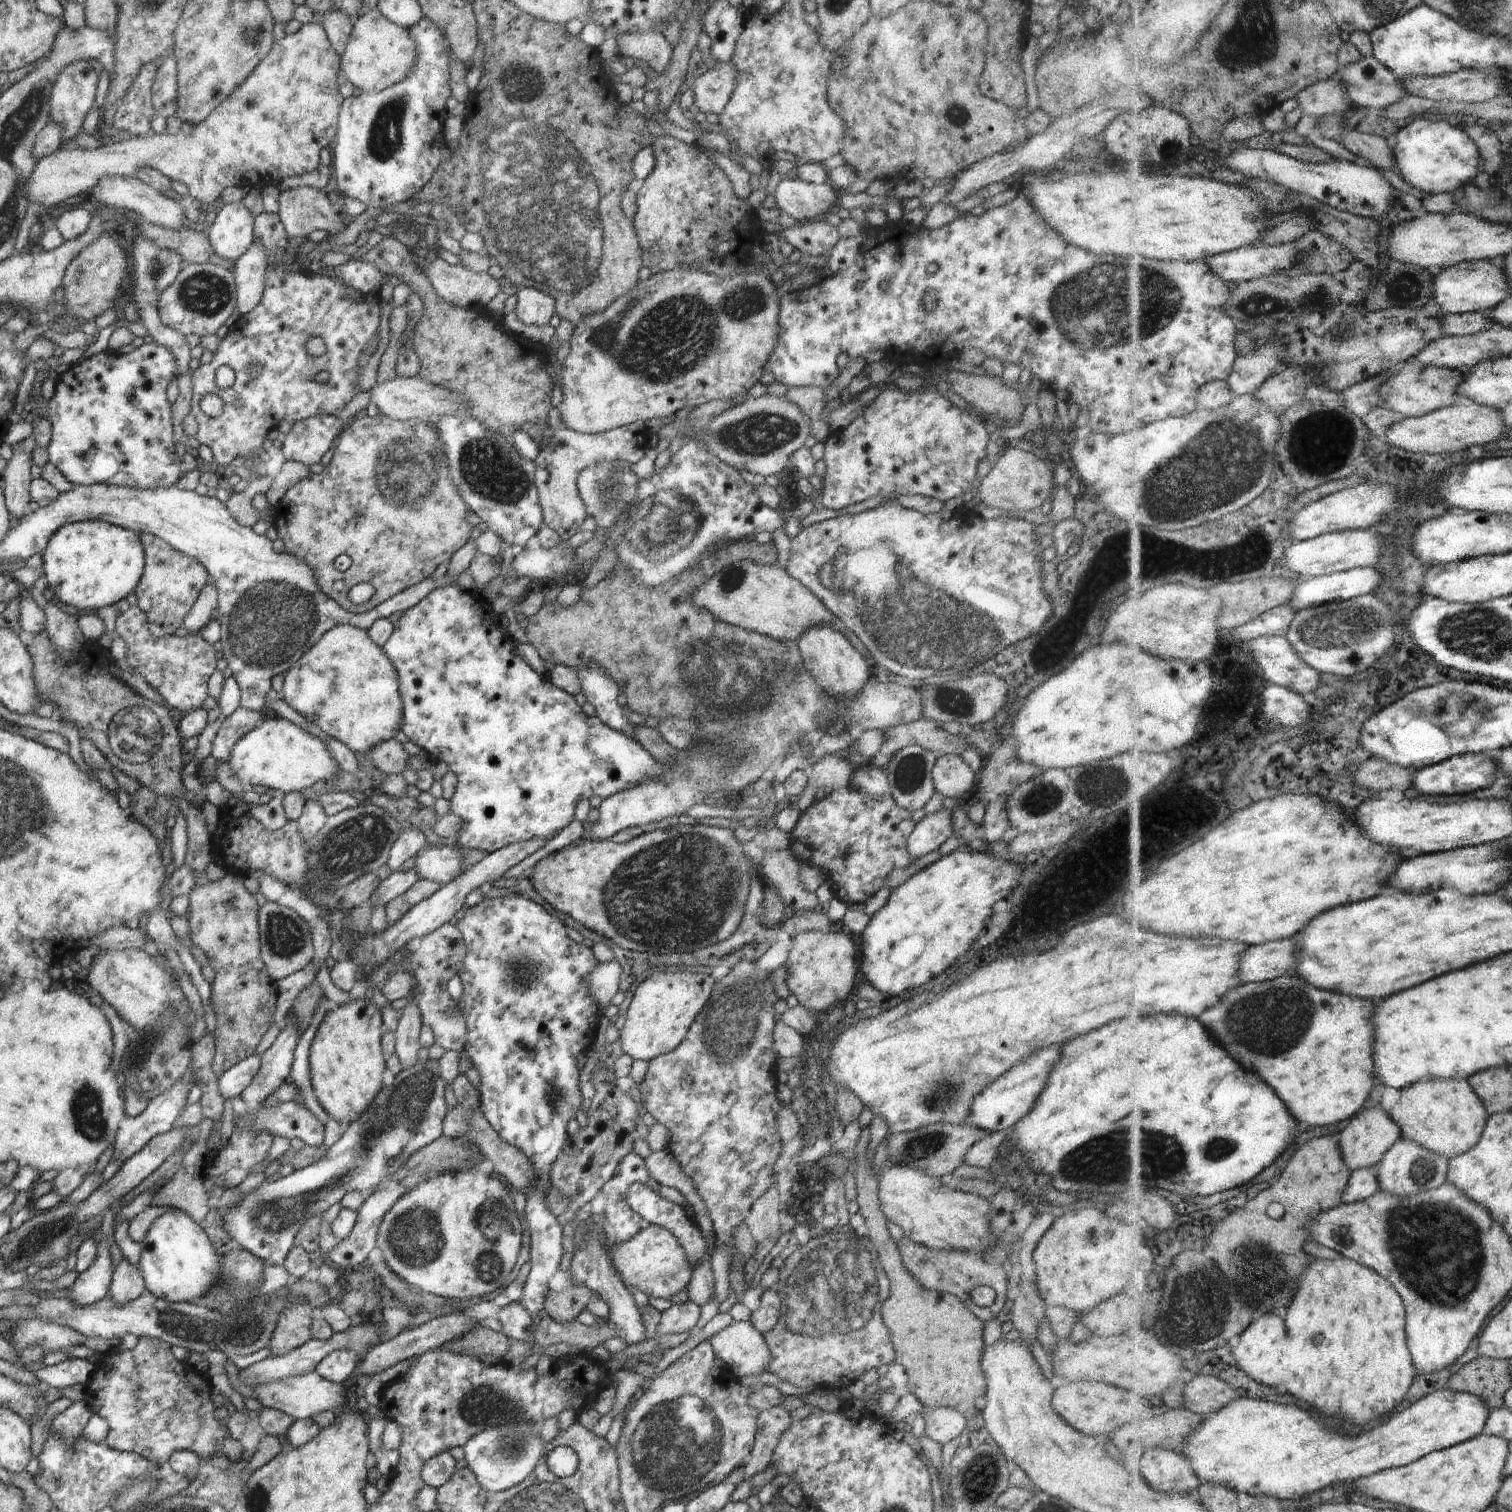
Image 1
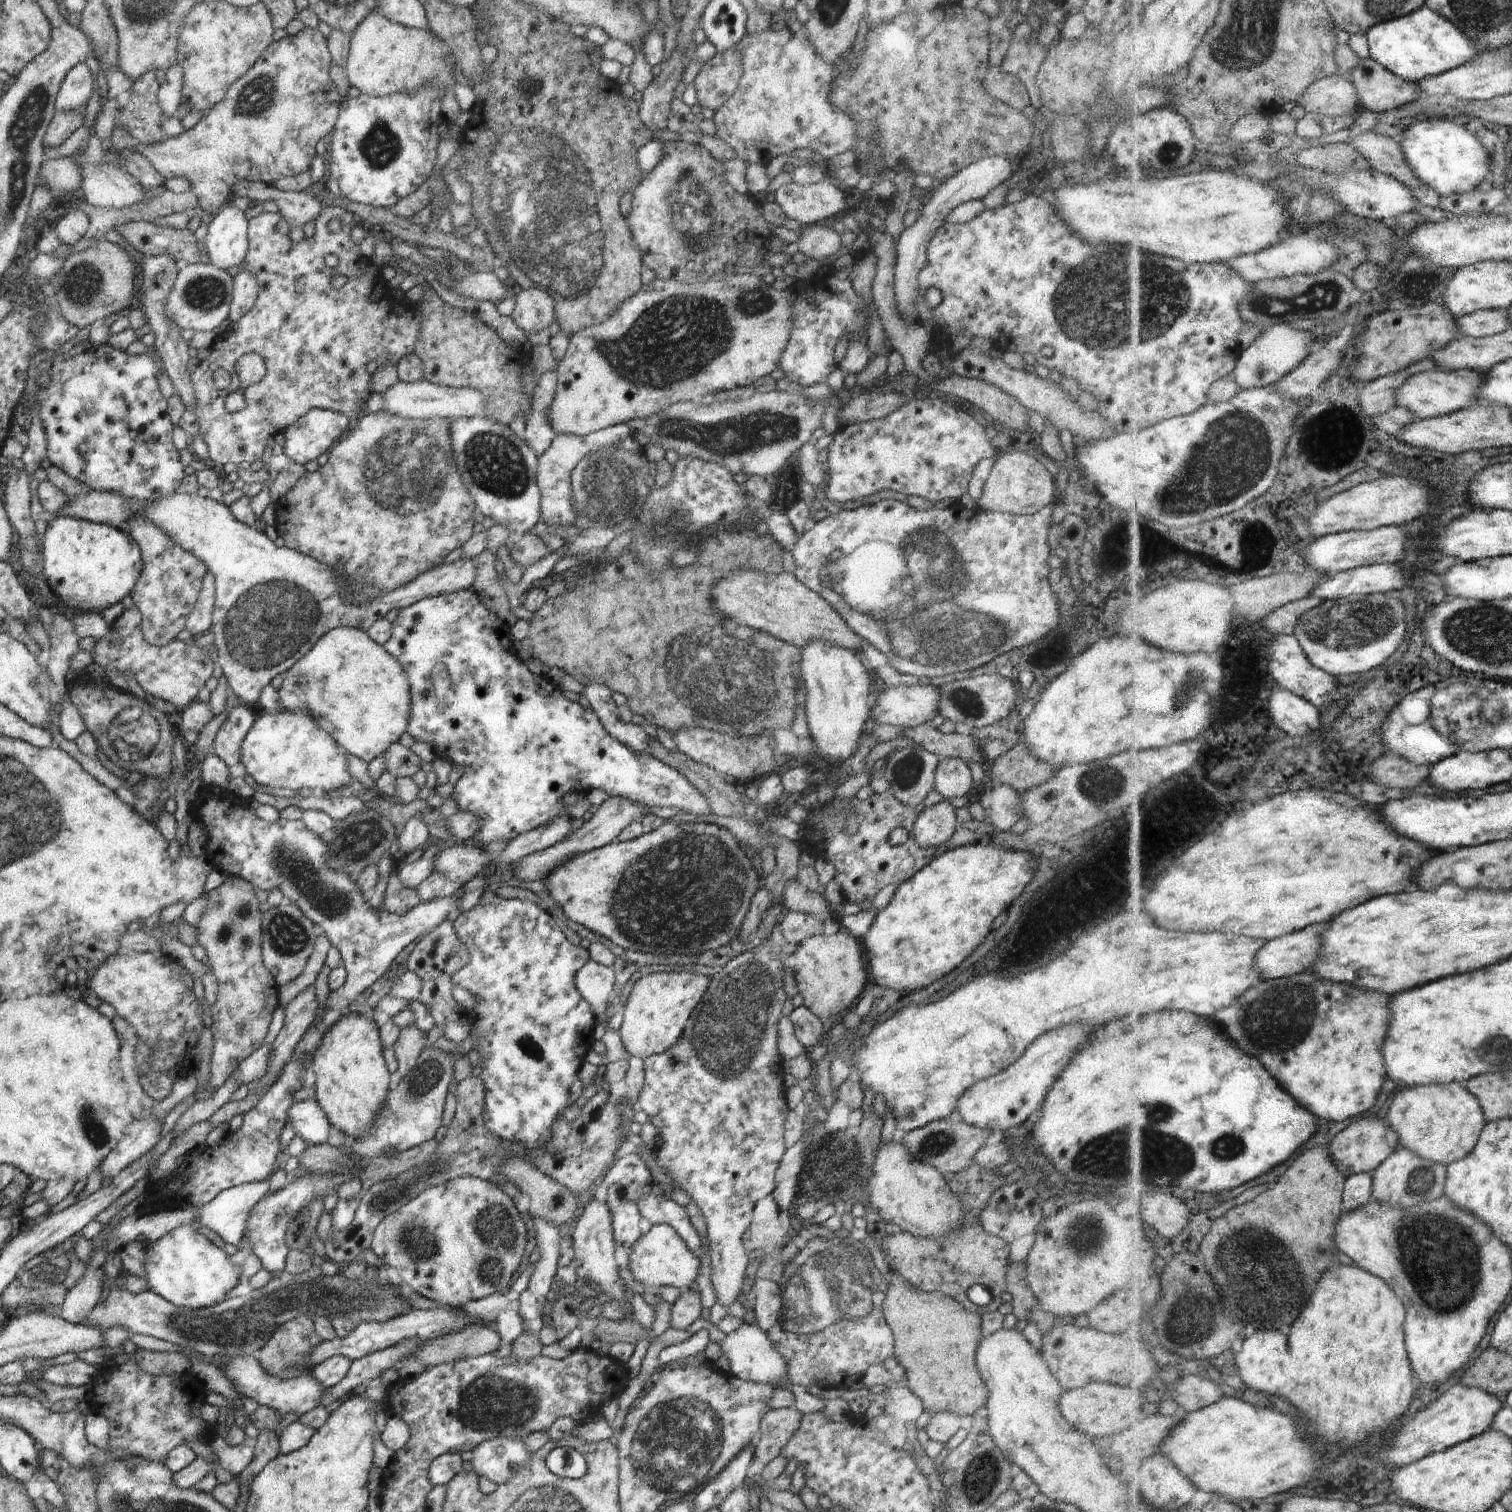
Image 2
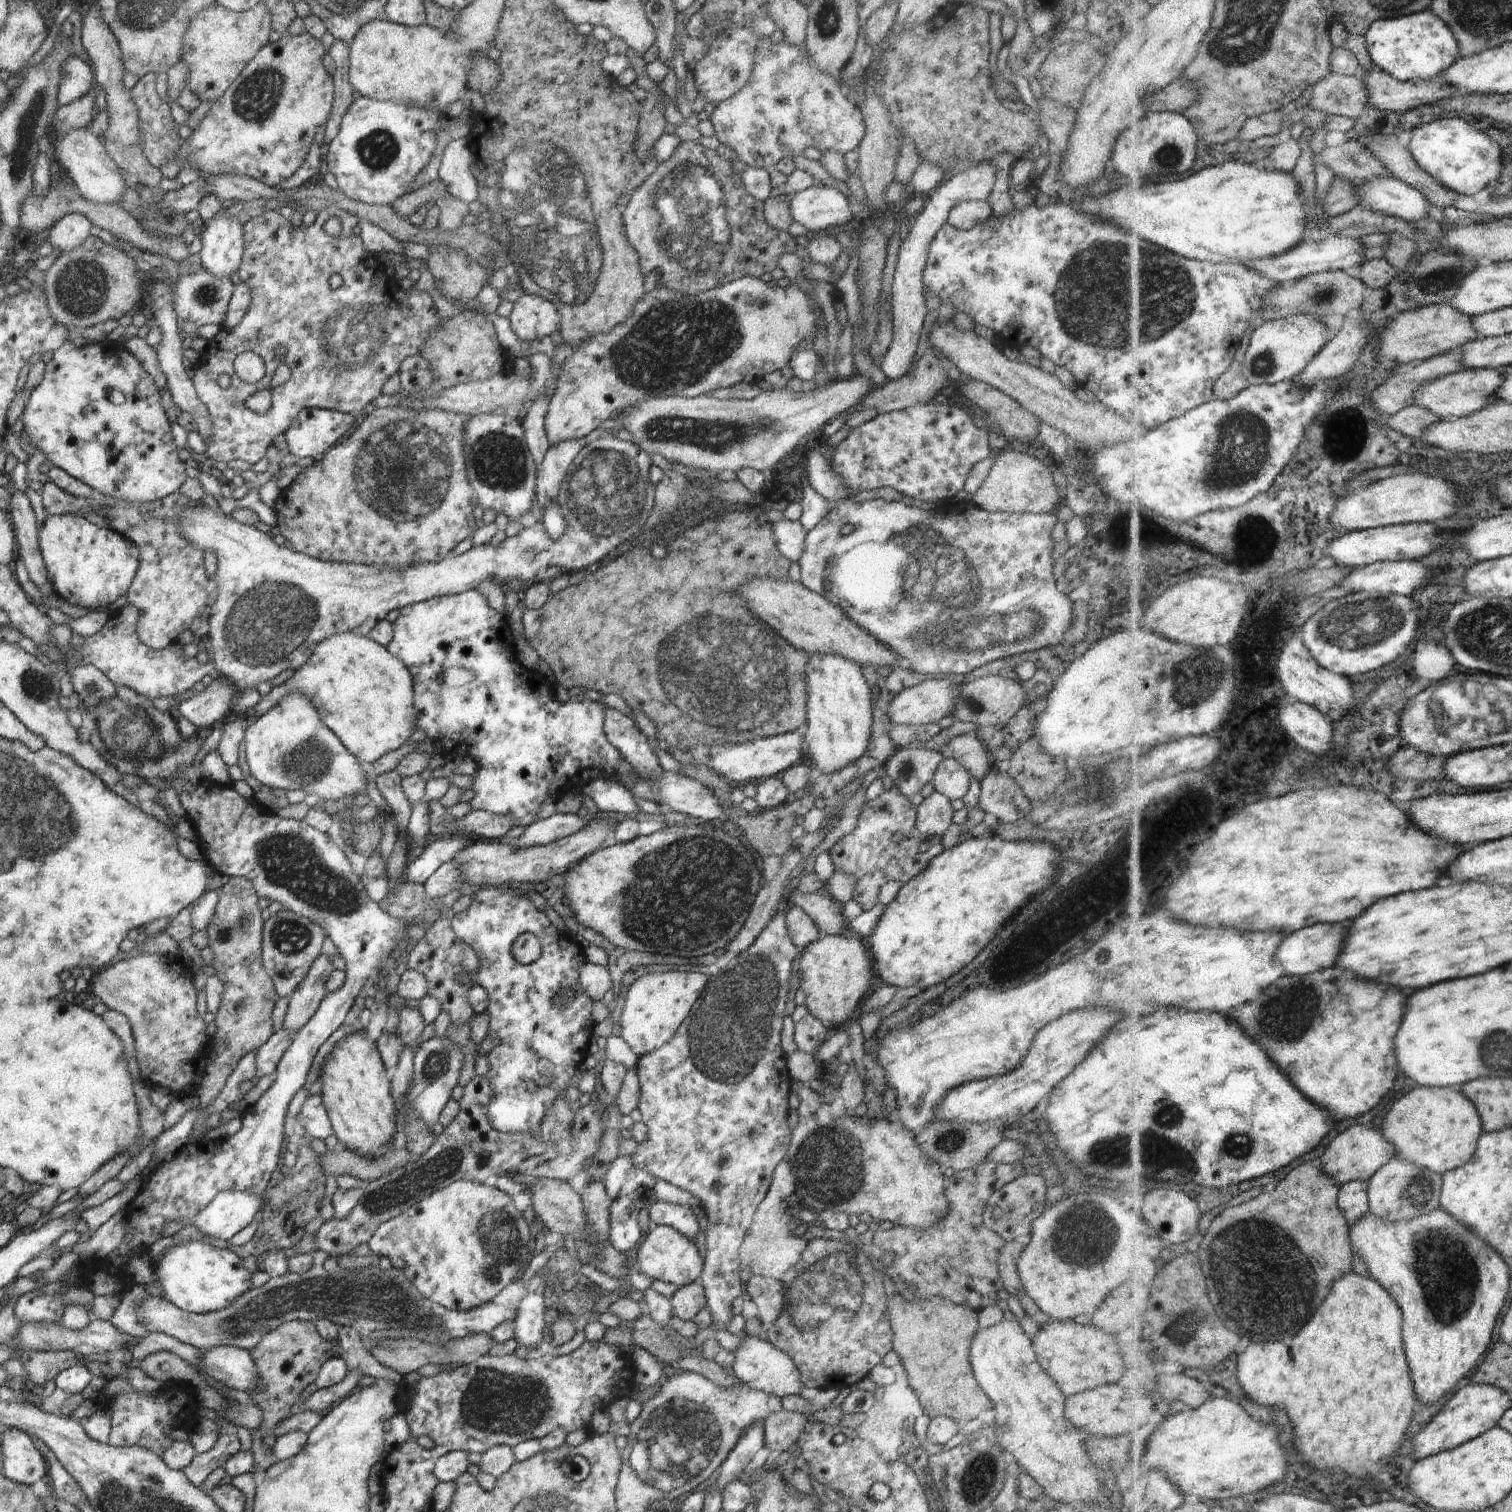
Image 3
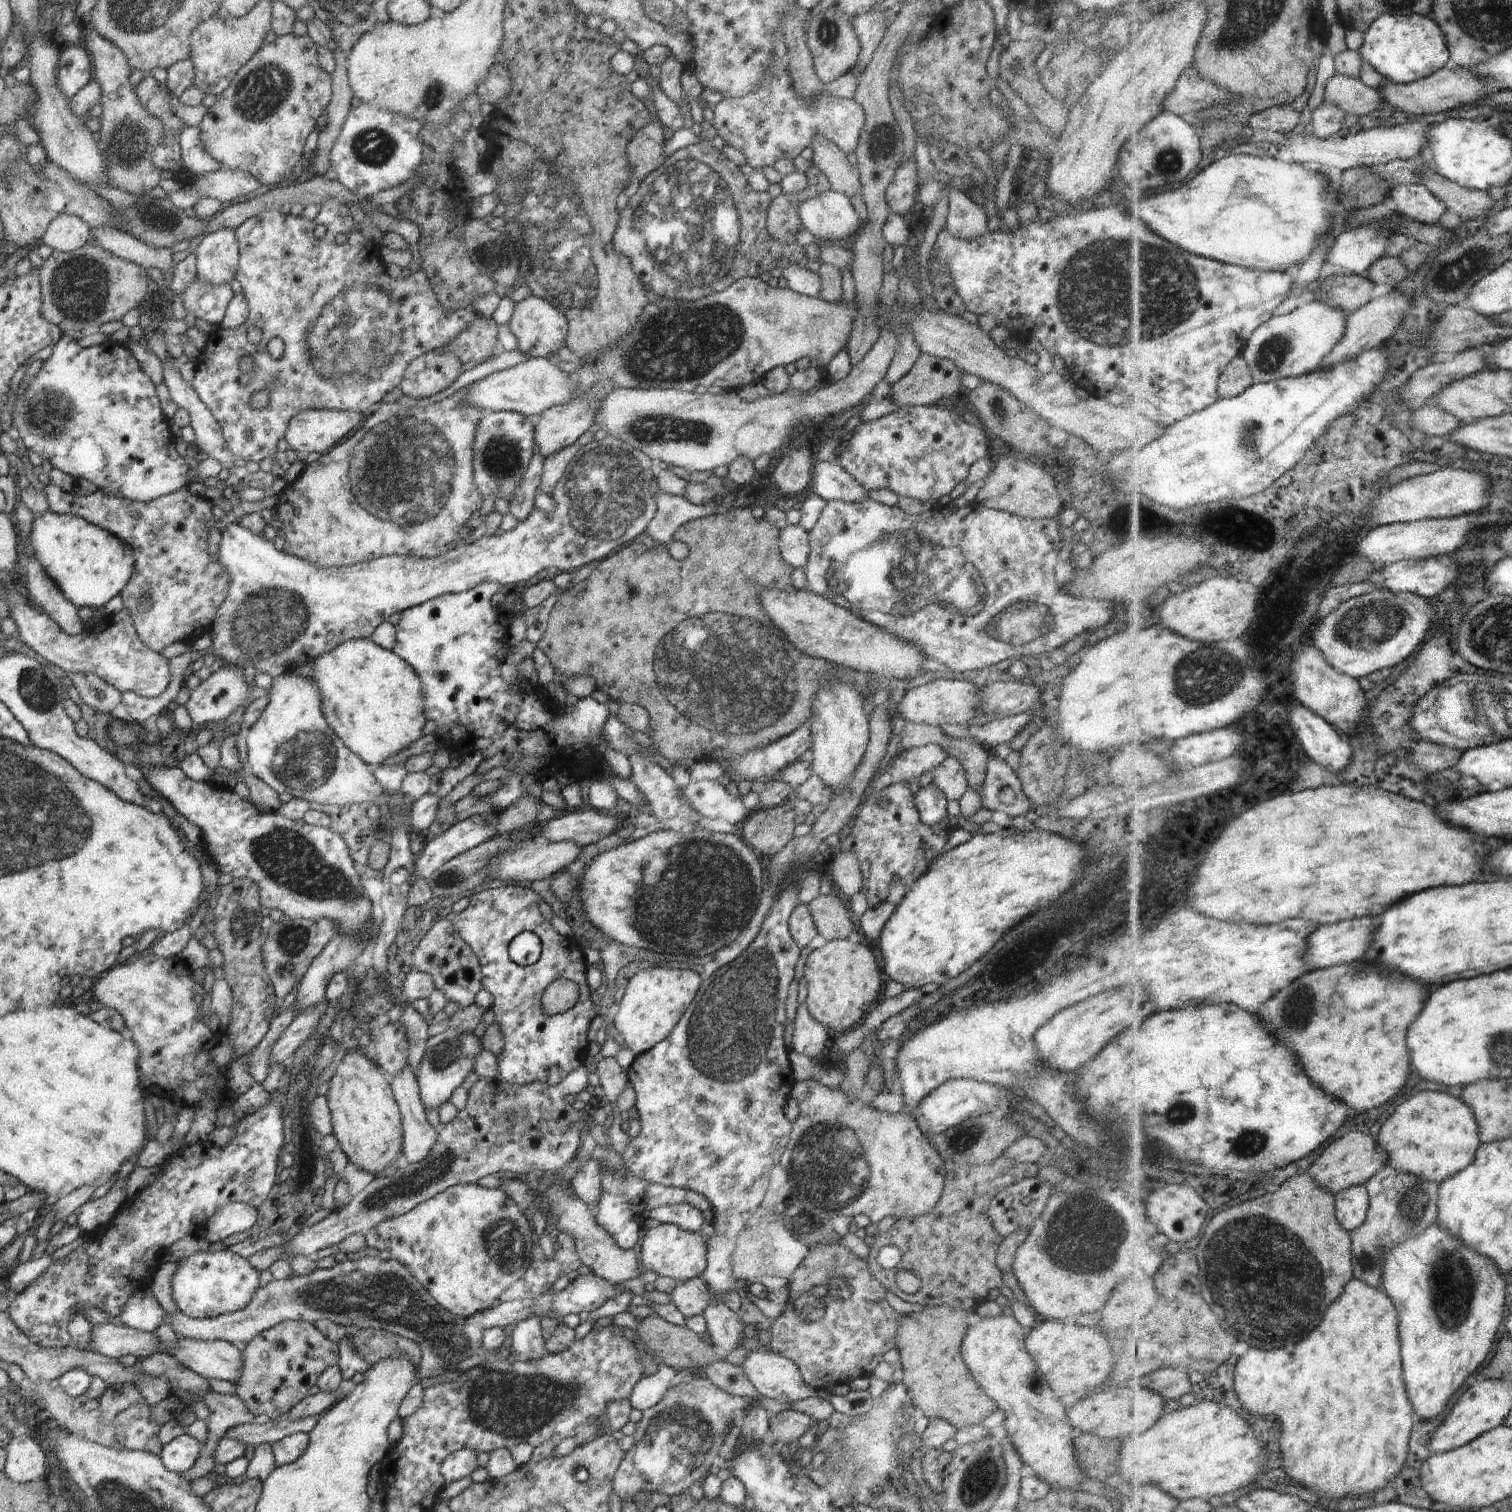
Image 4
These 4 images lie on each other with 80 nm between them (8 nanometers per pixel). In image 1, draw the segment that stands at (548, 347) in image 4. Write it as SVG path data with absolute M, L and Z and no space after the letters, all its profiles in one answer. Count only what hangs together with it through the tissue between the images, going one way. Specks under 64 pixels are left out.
M519 288L517 294L516 316L528 326L544 326L555 313L555 300L538 289Z

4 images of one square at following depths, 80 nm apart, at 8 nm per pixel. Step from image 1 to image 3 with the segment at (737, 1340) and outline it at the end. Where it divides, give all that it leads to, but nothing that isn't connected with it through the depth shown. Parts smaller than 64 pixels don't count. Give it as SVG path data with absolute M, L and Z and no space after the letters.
M746 1334L746 1337L740 1336L740 1338L743 1339L743 1342L734 1351L736 1352L736 1358L732 1370L742 1382L747 1382L749 1387L778 1397L779 1399L800 1394L800 1390L802 1390L804 1384L801 1381L799 1370L789 1356L773 1347L768 1340L761 1340L748 1334Z

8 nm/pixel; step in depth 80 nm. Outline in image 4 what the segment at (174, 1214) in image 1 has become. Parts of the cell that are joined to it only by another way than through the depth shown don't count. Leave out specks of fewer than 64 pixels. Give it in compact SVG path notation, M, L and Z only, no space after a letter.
M230 1250L196 1252L179 1264L172 1279L174 1302L180 1311L193 1319L211 1319L241 1311L260 1287L260 1271Z

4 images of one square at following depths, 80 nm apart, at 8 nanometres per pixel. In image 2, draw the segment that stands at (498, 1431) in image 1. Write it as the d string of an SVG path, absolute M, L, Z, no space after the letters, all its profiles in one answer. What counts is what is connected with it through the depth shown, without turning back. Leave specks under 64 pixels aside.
M498 1437L476 1445L472 1454L473 1470L478 1476L485 1476L498 1486L504 1484L513 1475L516 1467L525 1466L532 1453L524 1447L524 1439L511 1441Z

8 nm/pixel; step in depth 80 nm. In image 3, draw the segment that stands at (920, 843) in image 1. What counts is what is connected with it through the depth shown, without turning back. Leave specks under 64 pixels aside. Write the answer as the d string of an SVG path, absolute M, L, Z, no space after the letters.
M936 790L916 808L916 828L927 837L934 835L942 837L952 823L955 811L951 800Z

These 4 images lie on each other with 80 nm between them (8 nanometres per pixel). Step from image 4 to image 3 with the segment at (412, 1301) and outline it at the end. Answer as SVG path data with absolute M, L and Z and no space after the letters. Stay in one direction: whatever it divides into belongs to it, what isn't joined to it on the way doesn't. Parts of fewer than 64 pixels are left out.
M313 1264L313 1267L305 1273L286 1273L281 1277L274 1277L268 1280L264 1285L256 1288L252 1287L246 1291L242 1296L239 1296L227 1309L220 1309L211 1313L196 1314L189 1313L177 1306L174 1306L165 1298L158 1298L149 1296L140 1305L138 1309L138 1316L140 1322L151 1332L163 1332L170 1334L172 1338L192 1344L197 1349L209 1349L216 1345L230 1345L249 1351L253 1346L259 1343L259 1340L272 1332L272 1329L277 1329L282 1323L288 1321L306 1321L314 1323L318 1319L328 1319L335 1325L343 1327L352 1327L362 1333L369 1333L370 1331L378 1331L389 1328L406 1329L412 1331L413 1329L425 1329L428 1335L424 1342L436 1345L438 1342L444 1344L452 1338L444 1337L435 1338L434 1331L441 1328L440 1323L436 1323L435 1327L431 1328L433 1324L433 1312L428 1304L422 1304L423 1295L413 1286L412 1281L405 1278L404 1273L396 1267L390 1269L382 1269L379 1265L369 1264L368 1267L347 1269L339 1268L336 1272L329 1273L322 1265Z

